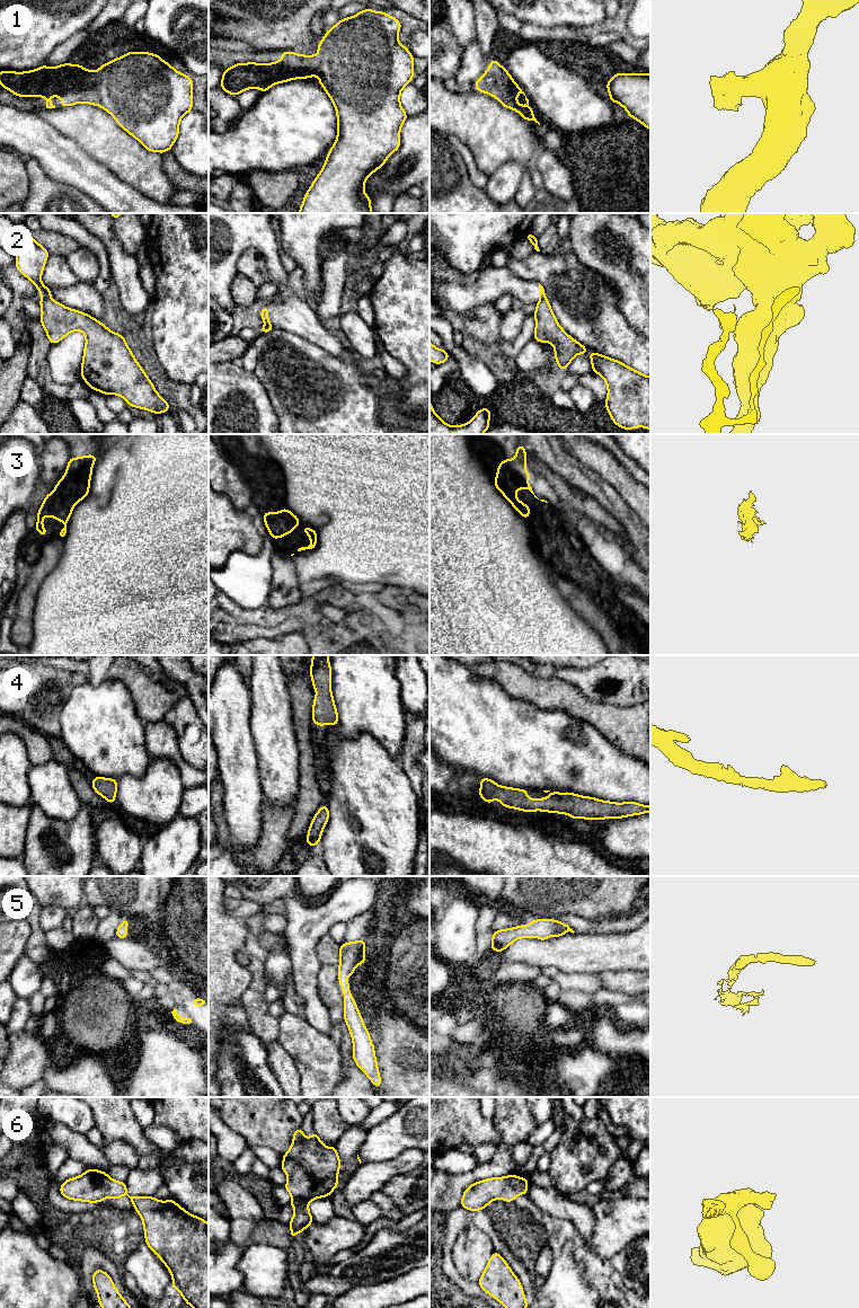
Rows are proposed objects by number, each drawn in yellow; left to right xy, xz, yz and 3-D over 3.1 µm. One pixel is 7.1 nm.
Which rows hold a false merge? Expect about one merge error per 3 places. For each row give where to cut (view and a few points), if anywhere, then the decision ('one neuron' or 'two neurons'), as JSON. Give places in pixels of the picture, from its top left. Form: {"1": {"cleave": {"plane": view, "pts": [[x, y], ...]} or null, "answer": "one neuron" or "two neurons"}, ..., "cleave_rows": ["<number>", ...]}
{"1": {"cleave": null, "answer": "one neuron"}, "2": {"cleave": {"plane": "xy", "pts": [[42, 297], [50, 298]]}, "answer": "two neurons"}, "3": {"cleave": null, "answer": "one neuron"}, "4": {"cleave": null, "answer": "one neuron"}, "5": {"cleave": null, "answer": "one neuron"}, "6": {"cleave": null, "answer": "one neuron"}, "cleave_rows": ["2"]}

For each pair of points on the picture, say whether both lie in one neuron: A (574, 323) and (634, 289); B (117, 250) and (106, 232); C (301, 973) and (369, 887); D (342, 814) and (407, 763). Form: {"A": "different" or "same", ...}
{"A": "different", "B": "same", "C": "same", "D": "different"}

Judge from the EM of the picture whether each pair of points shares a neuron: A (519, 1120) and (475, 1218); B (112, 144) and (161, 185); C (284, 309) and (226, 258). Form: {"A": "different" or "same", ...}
{"A": "different", "B": "same", "C": "same"}

